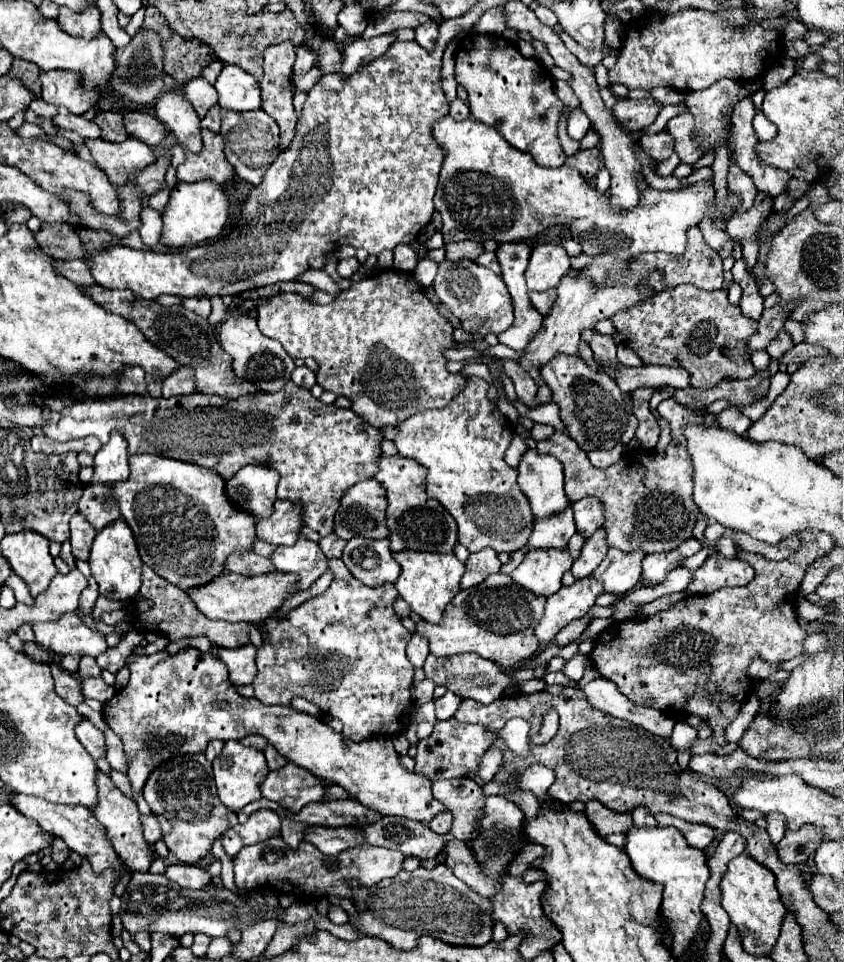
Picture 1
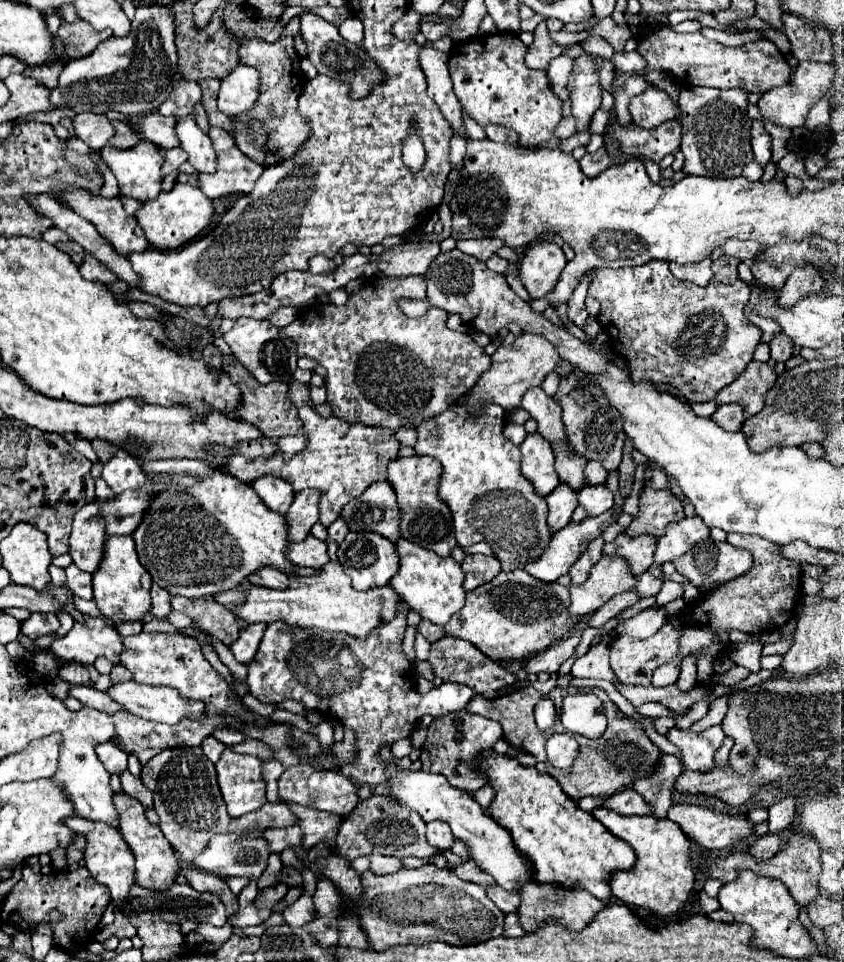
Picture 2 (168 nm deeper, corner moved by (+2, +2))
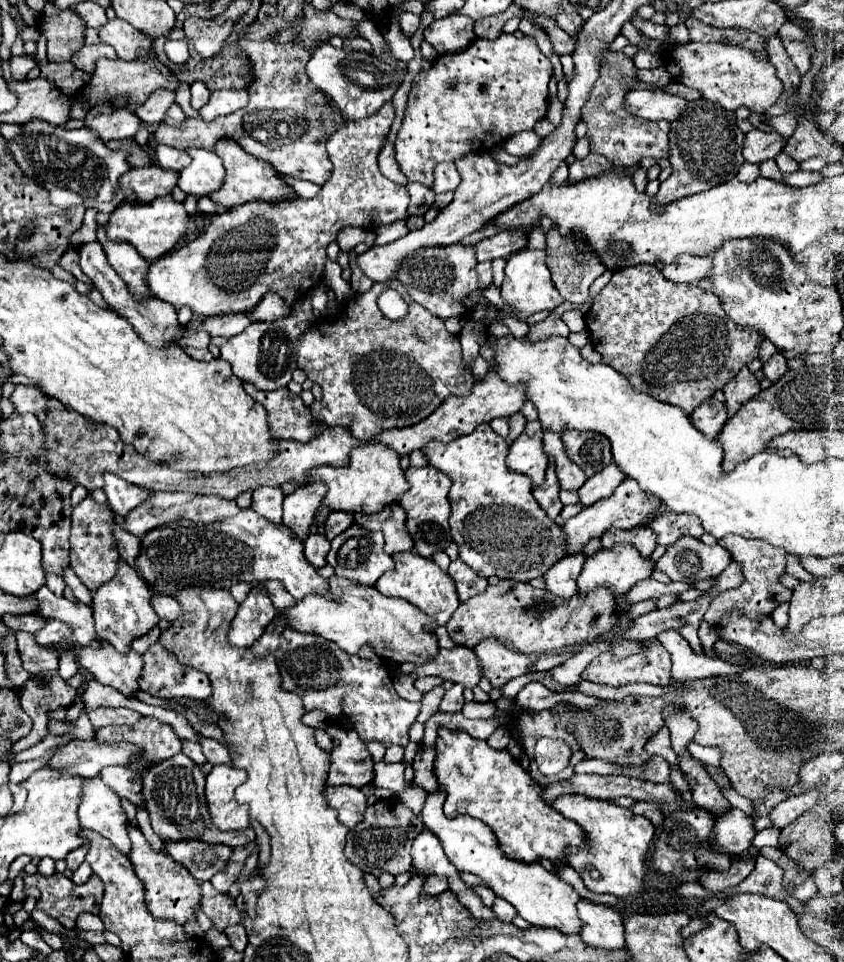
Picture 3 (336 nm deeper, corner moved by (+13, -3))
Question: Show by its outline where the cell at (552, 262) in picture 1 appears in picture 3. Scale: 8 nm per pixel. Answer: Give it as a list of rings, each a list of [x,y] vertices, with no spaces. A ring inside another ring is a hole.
[[[523,249],[511,255],[507,261],[505,279],[501,285],[501,297],[505,299],[507,305],[511,305],[517,311],[521,319],[539,311],[555,311],[563,303],[563,297],[559,297],[559,291],[551,281],[551,273],[547,269],[545,257],[547,253],[543,253],[541,249]]]

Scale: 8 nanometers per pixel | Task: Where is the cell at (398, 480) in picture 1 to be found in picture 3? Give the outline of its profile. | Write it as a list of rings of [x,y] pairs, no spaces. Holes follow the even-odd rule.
[[[431,465],[421,469],[409,467],[405,471],[405,477],[411,489],[399,497],[399,505],[407,511],[407,527],[411,537],[415,537],[413,551],[421,557],[431,557],[435,551],[443,551],[451,543],[451,535],[449,535],[451,505],[447,499],[447,493],[451,489],[451,479],[443,471]]]

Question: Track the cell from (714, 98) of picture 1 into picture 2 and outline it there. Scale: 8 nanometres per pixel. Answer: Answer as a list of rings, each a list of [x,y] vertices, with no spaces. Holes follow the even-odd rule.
[[[690,86],[680,92],[682,110],[682,144],[680,150],[686,156],[684,172],[690,176],[710,178],[736,178],[742,168],[752,160],[750,148],[750,126],[752,120],[746,114],[748,92],[742,88],[718,90]]]

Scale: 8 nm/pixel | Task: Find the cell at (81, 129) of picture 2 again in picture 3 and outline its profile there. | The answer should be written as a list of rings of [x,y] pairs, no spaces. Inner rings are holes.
[[[99,105],[93,113],[87,113],[85,127],[97,131],[107,143],[111,139],[133,139],[139,131],[139,117],[129,109],[111,109],[111,105]]]

